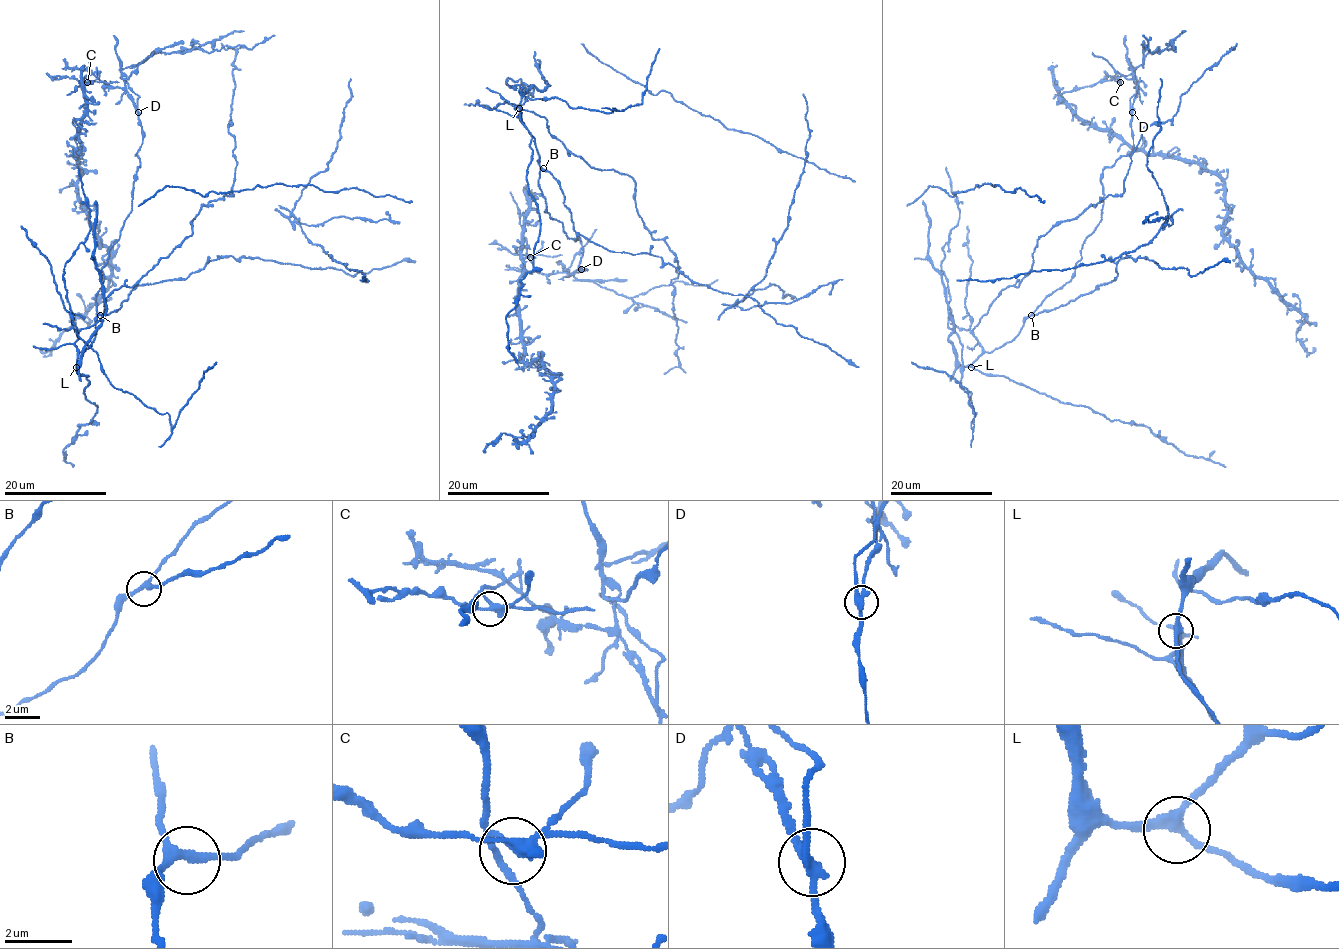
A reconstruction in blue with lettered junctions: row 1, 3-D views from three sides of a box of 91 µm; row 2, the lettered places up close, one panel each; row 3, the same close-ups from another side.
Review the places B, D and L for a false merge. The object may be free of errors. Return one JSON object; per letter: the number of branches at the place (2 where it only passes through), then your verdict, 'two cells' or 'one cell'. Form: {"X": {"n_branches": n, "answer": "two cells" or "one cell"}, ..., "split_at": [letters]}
{"B": {"n_branches": 3, "answer": "one cell"}, "D": {"n_branches": 3, "answer": "two cells"}, "L": {"n_branches": 3, "answer": "one cell"}, "split_at": ["D"]}

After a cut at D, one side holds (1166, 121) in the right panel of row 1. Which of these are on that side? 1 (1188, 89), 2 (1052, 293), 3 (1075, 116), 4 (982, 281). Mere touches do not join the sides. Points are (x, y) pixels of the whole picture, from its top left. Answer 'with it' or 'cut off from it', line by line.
1: with it
2: with it
3: with it
4: cut off from it

